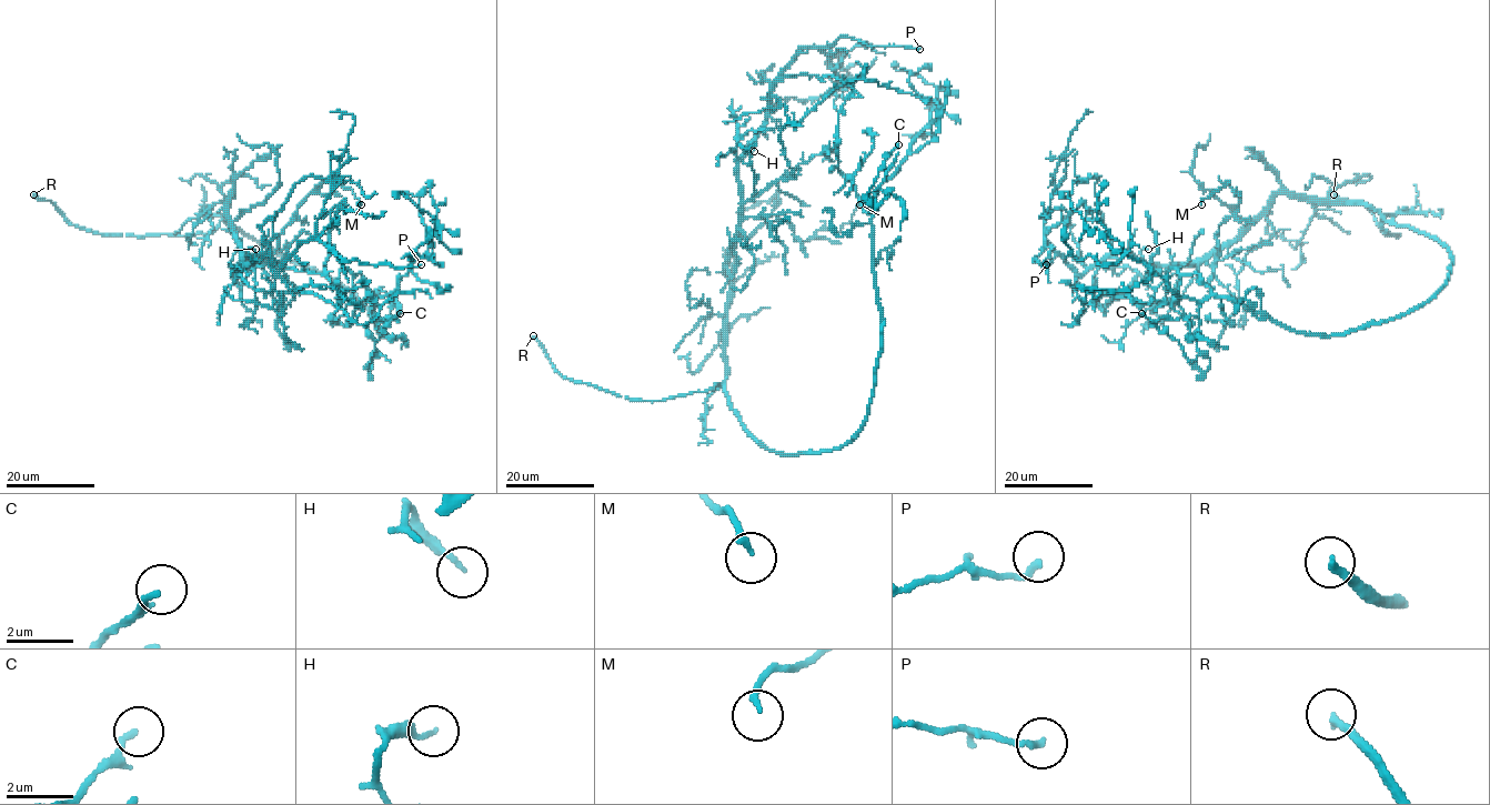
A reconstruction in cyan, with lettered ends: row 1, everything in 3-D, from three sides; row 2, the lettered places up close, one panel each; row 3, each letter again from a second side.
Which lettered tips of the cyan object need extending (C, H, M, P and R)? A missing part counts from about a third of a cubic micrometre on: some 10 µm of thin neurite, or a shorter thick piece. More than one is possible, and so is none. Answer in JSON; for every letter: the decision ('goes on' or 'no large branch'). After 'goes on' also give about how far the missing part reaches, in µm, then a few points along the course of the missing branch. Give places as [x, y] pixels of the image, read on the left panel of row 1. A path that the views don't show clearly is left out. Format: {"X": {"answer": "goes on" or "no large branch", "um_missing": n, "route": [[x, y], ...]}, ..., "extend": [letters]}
{"C": {"answer": "no large branch"}, "H": {"answer": "no large branch"}, "M": {"answer": "no large branch"}, "P": {"answer": "no large branch"}, "R": {"answer": "goes on", "um_missing": 25}, "extend": ["R"]}

